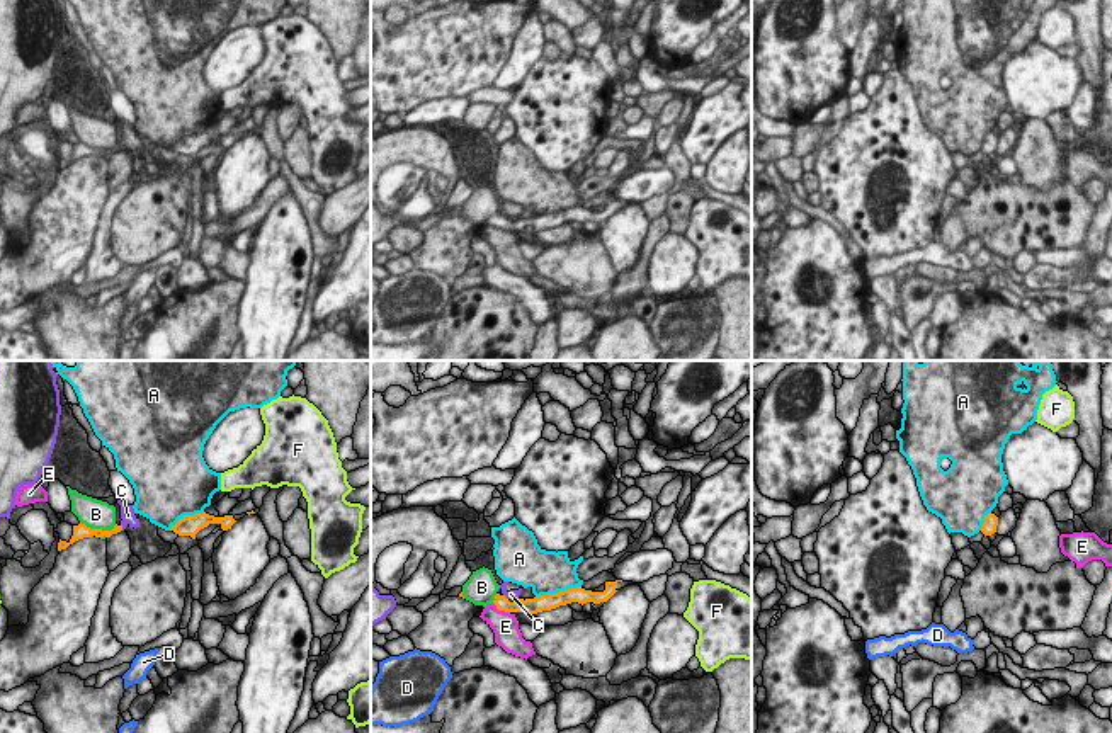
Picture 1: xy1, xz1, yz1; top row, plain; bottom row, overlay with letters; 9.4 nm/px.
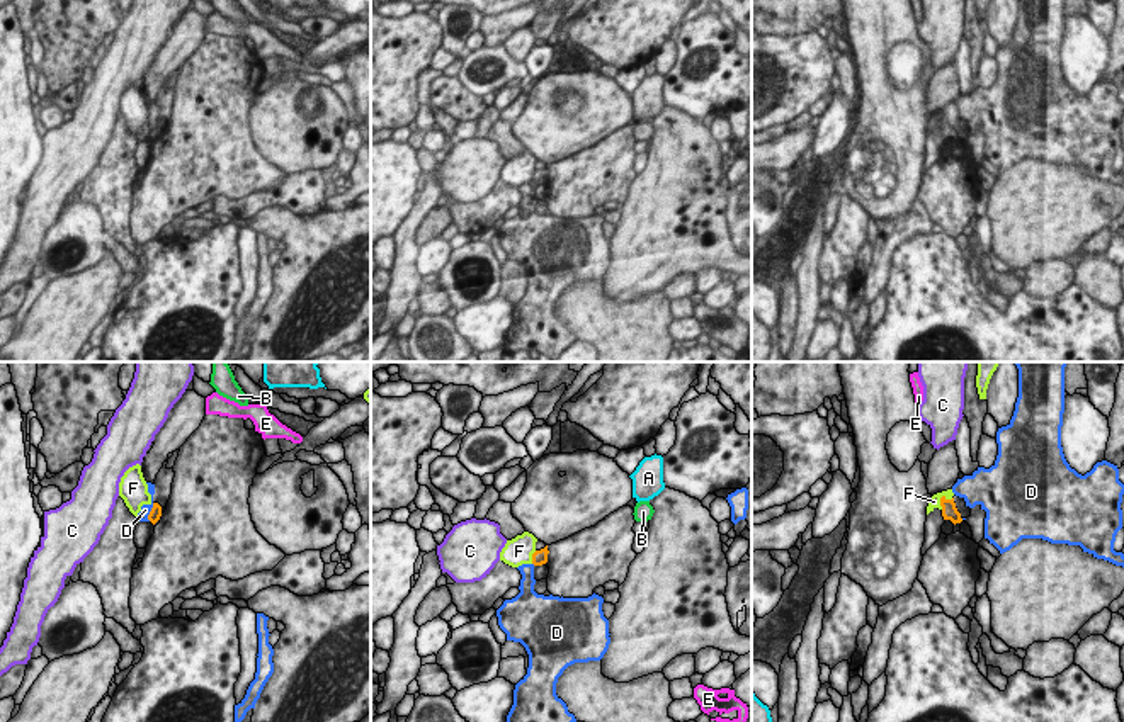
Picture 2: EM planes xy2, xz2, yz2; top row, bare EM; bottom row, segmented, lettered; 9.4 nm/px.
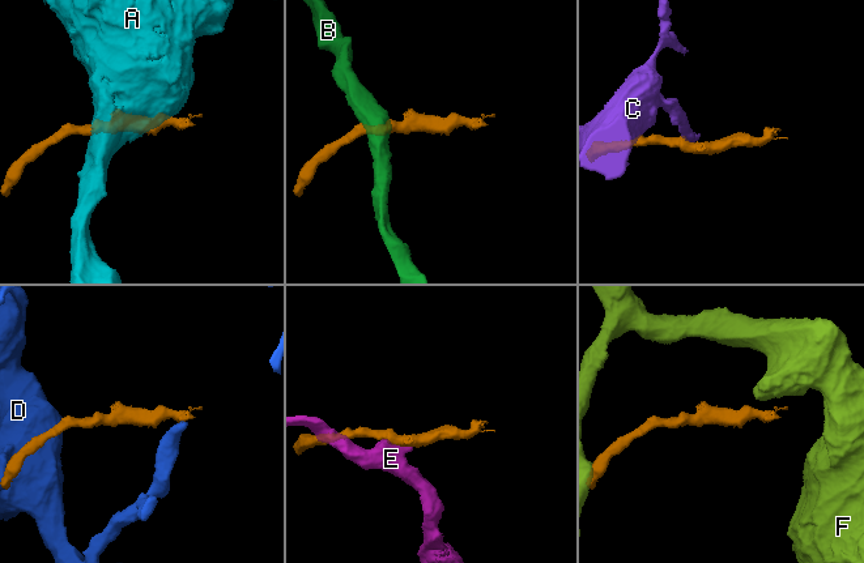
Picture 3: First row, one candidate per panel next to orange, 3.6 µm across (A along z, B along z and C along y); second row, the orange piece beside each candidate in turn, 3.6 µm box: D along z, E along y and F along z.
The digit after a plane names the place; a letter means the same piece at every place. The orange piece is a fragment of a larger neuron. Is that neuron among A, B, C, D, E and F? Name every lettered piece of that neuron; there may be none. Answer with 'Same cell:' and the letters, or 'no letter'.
Same cell: no letter

